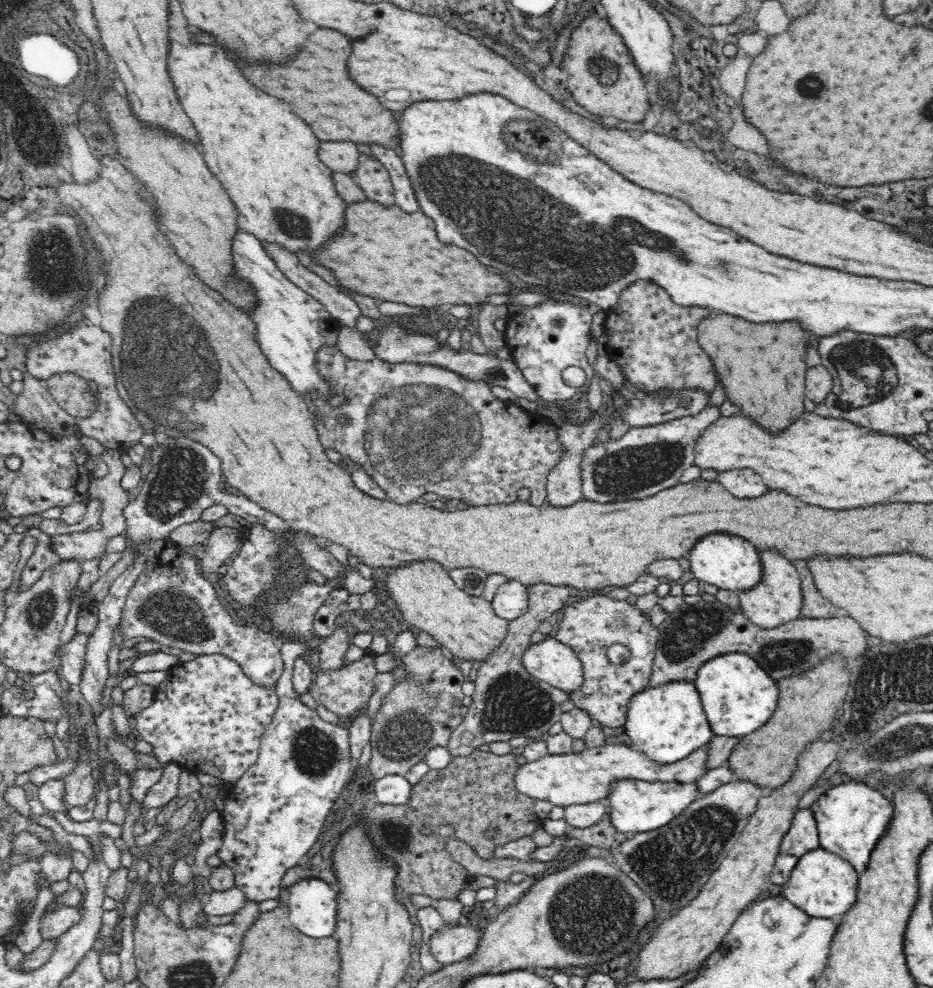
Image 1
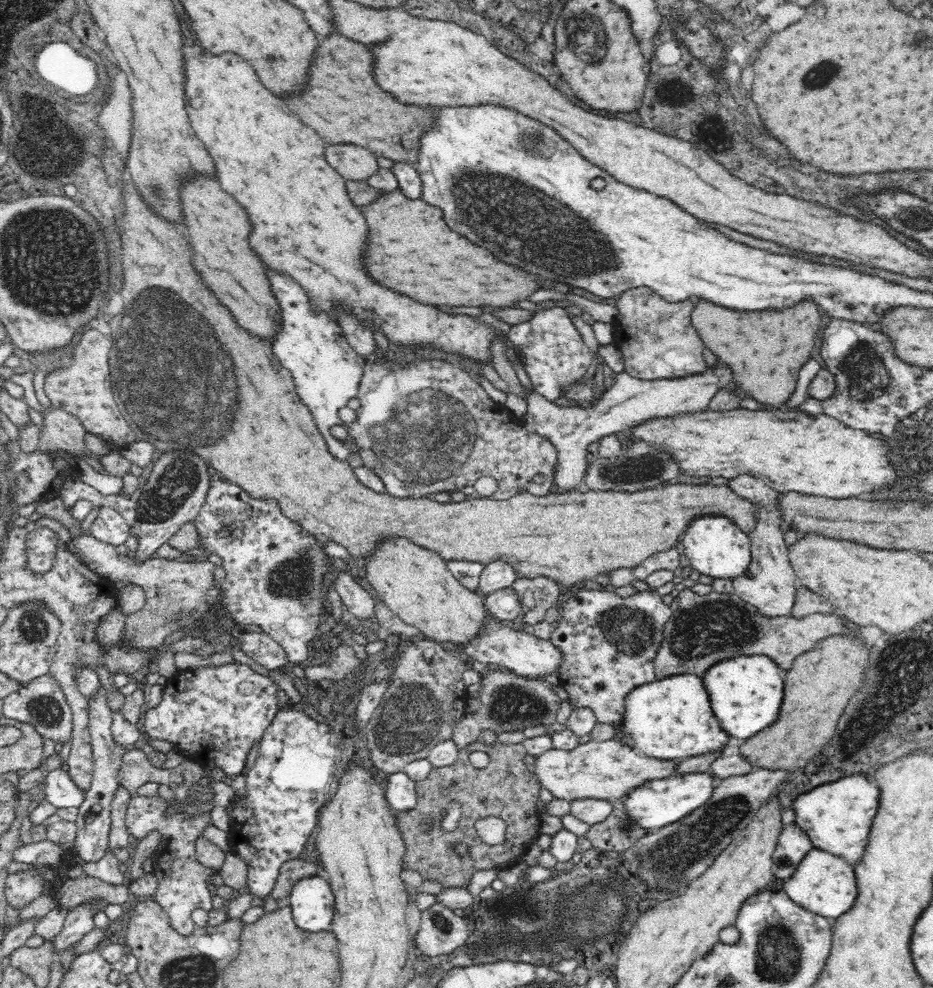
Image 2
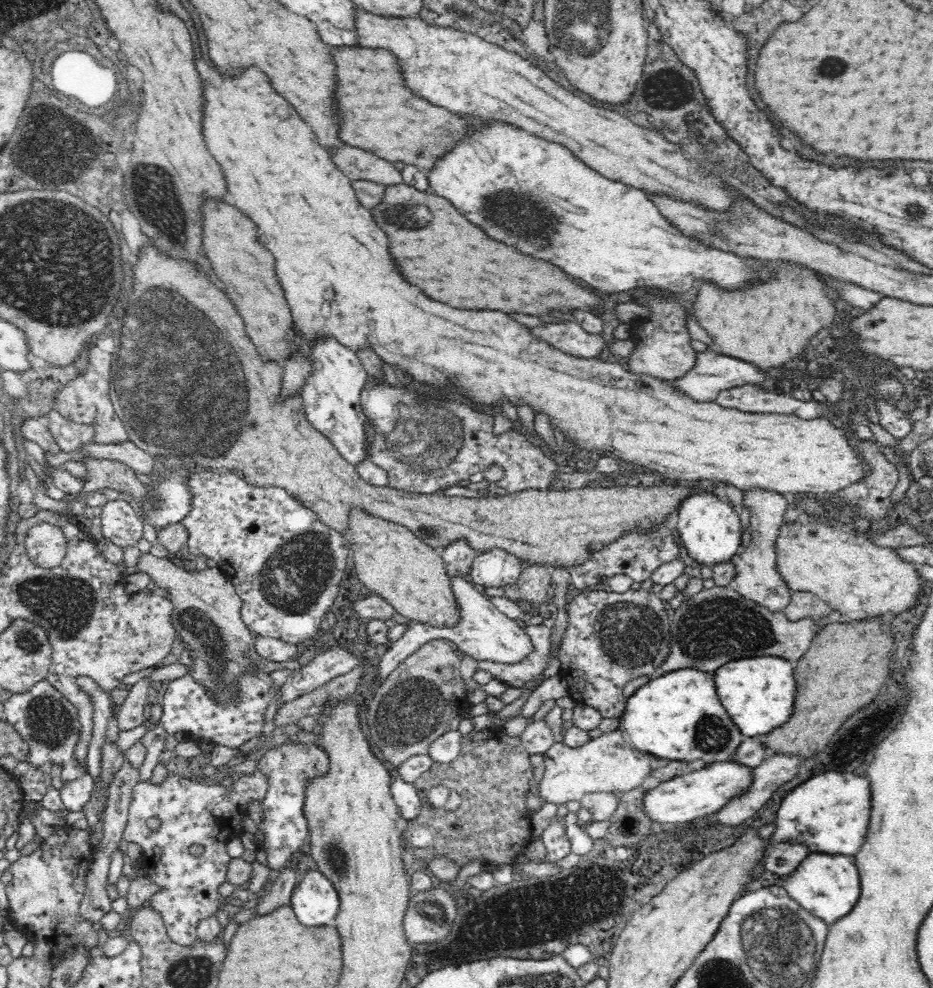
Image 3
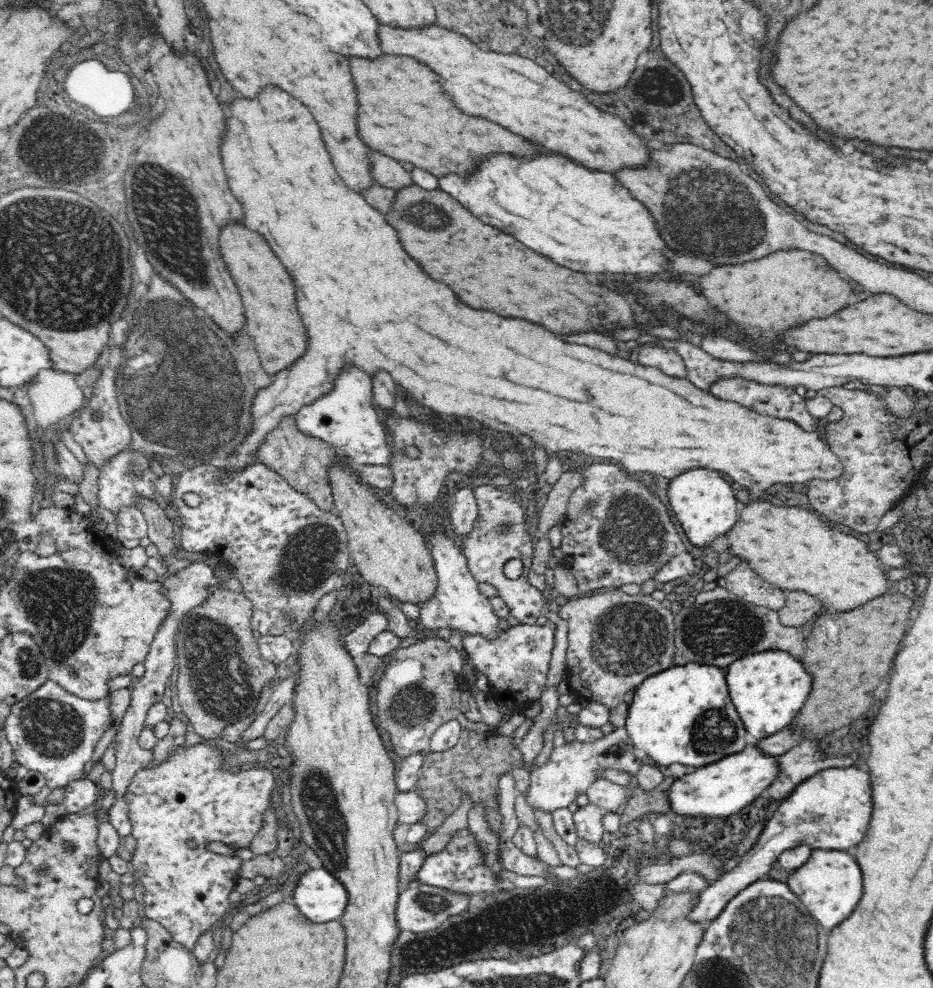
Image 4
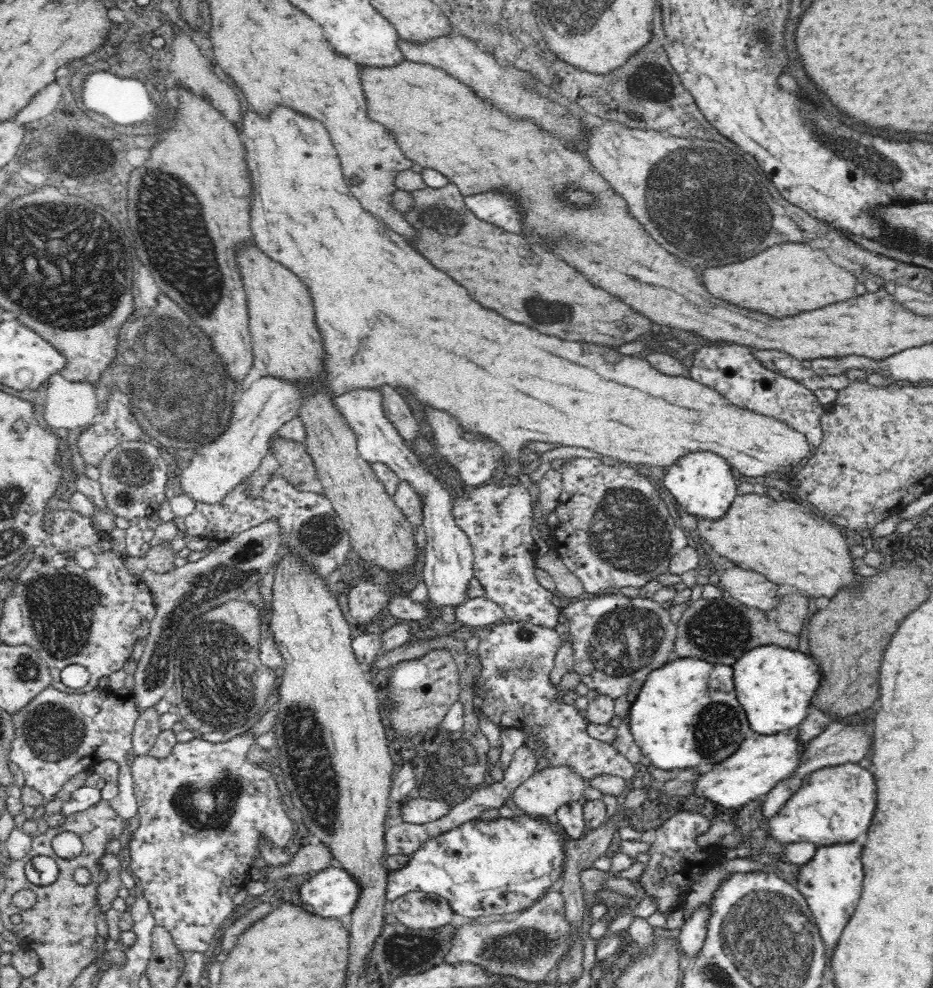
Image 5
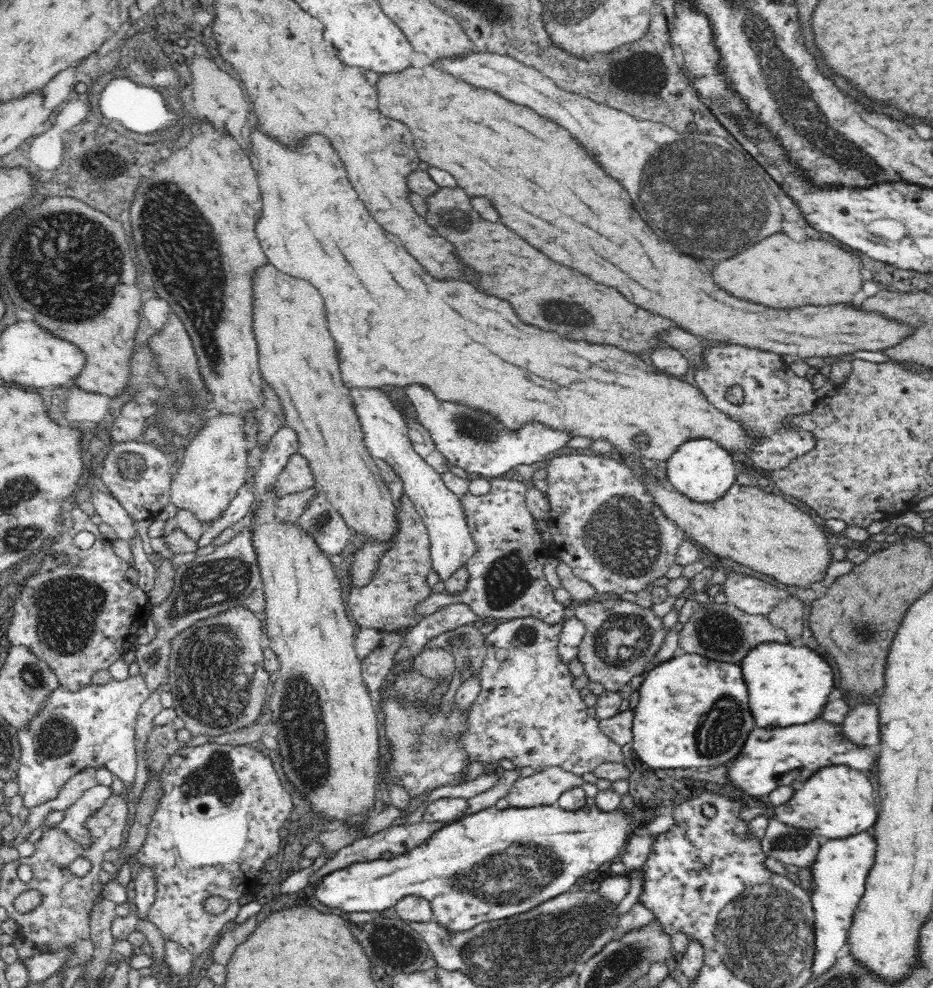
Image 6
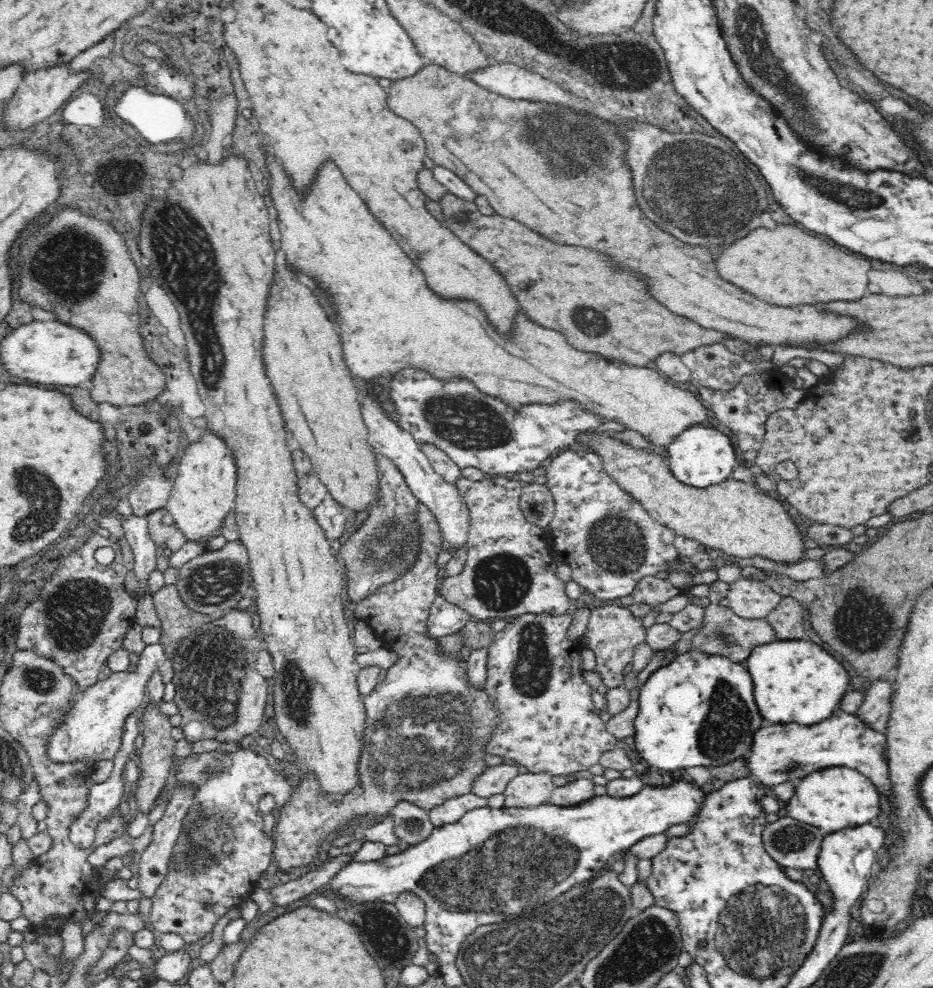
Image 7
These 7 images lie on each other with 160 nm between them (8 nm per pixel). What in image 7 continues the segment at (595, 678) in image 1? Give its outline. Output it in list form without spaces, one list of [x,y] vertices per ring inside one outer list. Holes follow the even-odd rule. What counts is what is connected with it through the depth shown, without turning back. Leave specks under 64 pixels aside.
[[[612,605],[590,609],[589,623],[585,630],[588,639],[587,647],[595,654],[594,670],[600,674],[602,682],[609,689],[623,684],[626,671],[633,662],[635,647],[646,642],[645,630],[642,619],[632,616],[626,606]]]

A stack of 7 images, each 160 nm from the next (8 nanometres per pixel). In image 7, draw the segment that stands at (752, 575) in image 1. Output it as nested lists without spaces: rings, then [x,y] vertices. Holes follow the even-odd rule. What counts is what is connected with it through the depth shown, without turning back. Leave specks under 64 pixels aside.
[[[694,424],[675,436],[668,446],[668,460],[676,479],[697,488],[706,488],[728,479],[740,464],[730,436],[720,432],[719,426],[710,428],[705,424]]]

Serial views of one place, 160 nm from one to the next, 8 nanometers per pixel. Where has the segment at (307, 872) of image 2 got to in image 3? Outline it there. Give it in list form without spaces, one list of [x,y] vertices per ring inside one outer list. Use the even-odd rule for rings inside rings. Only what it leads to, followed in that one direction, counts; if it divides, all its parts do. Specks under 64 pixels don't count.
[[[290,867],[280,870],[271,890],[263,896],[262,901],[254,907],[253,911],[262,916],[282,906],[290,905],[298,877],[300,876],[297,870]]]

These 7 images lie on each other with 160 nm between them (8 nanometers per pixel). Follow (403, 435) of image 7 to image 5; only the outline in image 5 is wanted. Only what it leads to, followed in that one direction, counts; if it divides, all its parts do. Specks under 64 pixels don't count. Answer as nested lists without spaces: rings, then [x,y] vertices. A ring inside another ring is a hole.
[[[360,390],[346,392],[335,397],[341,414],[354,429],[360,454],[369,463],[384,463],[400,478],[400,481],[412,487],[412,491],[421,500],[422,520],[427,536],[424,556],[420,564],[420,578],[425,582],[429,604],[435,608],[446,605],[454,608],[466,599],[465,588],[473,577],[474,547],[467,532],[456,522],[452,498],[442,486],[429,463],[416,455],[410,444],[396,429],[396,426],[384,413],[383,400],[379,390]]]

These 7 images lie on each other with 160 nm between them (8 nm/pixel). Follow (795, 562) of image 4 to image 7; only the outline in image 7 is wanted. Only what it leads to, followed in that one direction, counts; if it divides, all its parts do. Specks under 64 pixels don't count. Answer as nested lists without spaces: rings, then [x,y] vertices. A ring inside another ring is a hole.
[[[586,430],[578,432],[575,442],[580,446],[586,446],[594,454],[600,457],[601,465],[605,474],[617,484],[620,491],[626,493],[636,500],[638,504],[653,518],[658,524],[672,529],[676,534],[684,535],[688,538],[698,540],[700,544],[714,549],[720,549],[726,554],[740,558],[761,558],[781,562],[782,564],[794,564],[805,559],[804,542],[802,535],[795,522],[791,519],[784,506],[777,499],[766,497],[762,494],[756,484],[736,479],[726,479],[722,482],[711,484],[706,488],[697,488],[686,484],[672,473],[669,460],[652,452],[646,448],[634,448],[632,444],[614,438],[606,430]]]

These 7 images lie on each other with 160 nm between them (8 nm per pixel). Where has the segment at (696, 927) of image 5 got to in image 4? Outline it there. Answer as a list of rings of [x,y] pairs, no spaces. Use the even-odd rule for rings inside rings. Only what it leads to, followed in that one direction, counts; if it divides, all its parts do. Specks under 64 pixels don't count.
[[[856,766],[848,768],[828,768],[806,782],[802,782],[796,790],[781,802],[772,807],[766,827],[756,842],[756,845],[744,856],[738,865],[728,871],[713,886],[704,888],[696,896],[696,902],[689,908],[685,919],[690,924],[706,926],[725,908],[741,889],[746,888],[752,881],[758,880],[760,875],[766,874],[771,865],[782,852],[800,846],[798,842],[810,844],[813,849],[840,848],[848,850],[862,842],[868,822],[872,816],[872,788],[870,788],[870,774]]]

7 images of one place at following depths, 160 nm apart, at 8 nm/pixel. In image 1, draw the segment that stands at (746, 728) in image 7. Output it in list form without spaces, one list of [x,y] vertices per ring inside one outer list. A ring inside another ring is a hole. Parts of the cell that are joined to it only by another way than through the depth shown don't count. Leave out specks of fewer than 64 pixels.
[[[687,680],[668,681],[633,694],[628,701],[623,726],[626,728],[626,736],[634,744],[634,749],[642,750],[649,759],[660,764],[682,760],[714,738],[714,732],[702,708],[702,698],[694,682]]]

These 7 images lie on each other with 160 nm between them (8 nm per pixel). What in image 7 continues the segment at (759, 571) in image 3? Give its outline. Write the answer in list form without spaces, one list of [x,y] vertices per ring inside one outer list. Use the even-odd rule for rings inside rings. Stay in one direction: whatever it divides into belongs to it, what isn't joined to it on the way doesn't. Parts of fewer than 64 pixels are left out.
[[[740,578],[729,584],[729,608],[744,619],[765,619],[781,601],[781,595],[763,581]]]

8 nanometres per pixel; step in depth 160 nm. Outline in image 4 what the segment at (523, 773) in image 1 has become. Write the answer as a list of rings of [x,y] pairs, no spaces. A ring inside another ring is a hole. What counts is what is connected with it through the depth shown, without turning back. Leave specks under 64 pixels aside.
[[[625,726],[615,728],[604,738],[591,743],[576,742],[554,747],[546,763],[529,771],[530,784],[526,790],[526,804],[534,810],[552,813],[570,806],[577,796],[586,793],[588,785],[598,779],[598,776],[595,776],[597,768],[617,768],[635,776],[644,763],[642,758],[638,758],[638,754],[634,754],[632,739]]]

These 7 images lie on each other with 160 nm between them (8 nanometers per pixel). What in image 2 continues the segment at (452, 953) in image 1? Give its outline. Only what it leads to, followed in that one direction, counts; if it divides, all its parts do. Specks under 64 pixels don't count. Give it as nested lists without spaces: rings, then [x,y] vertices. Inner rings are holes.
[[[437,901],[420,911],[420,928],[414,940],[424,956],[446,954],[466,942],[469,928],[452,909]]]

